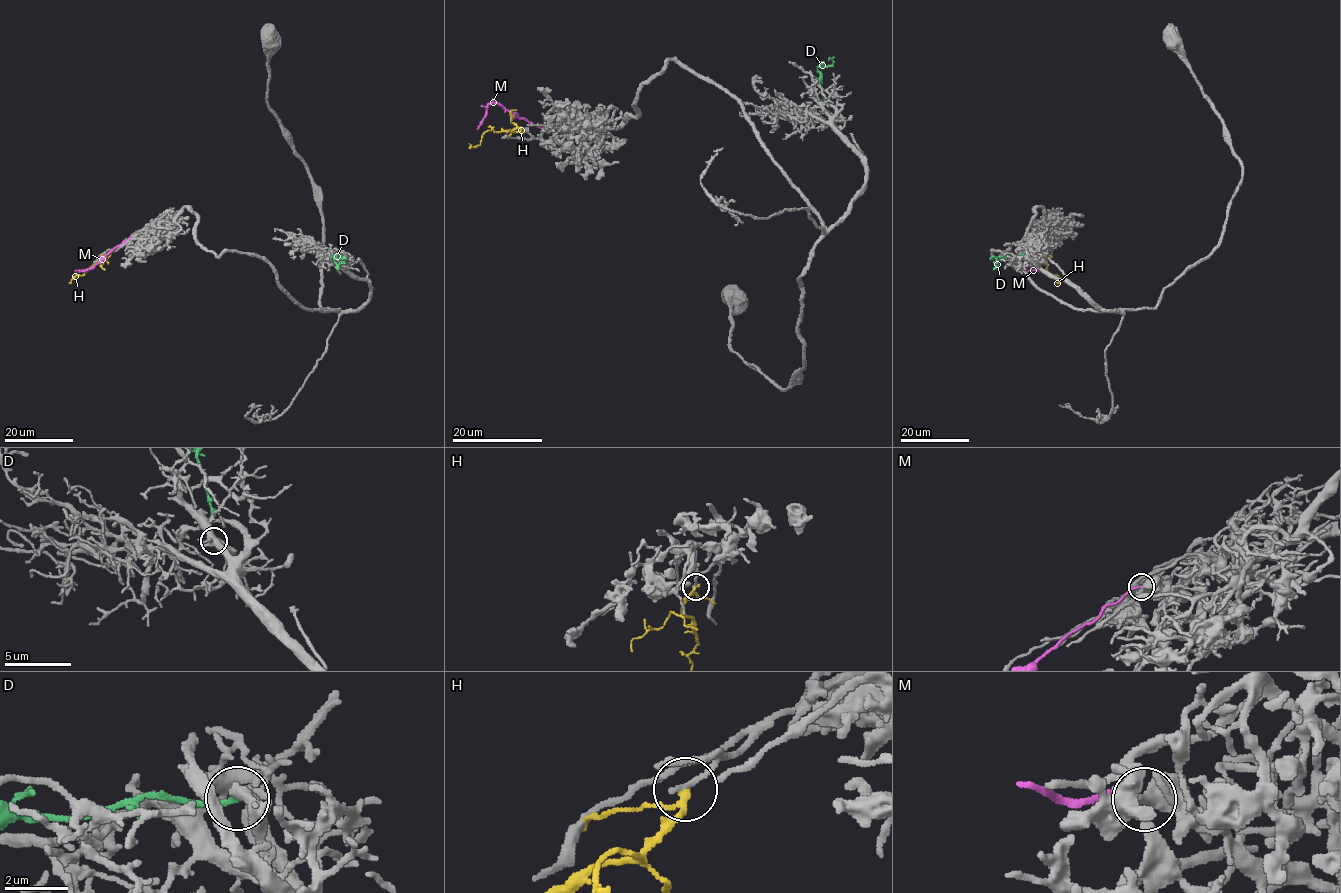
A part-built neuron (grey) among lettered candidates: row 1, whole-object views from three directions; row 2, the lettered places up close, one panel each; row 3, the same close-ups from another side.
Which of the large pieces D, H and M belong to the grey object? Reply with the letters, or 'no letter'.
no letter

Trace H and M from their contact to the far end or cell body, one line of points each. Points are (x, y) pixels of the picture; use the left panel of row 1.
H: (110, 252), (69, 282)
M: (133, 236), (90, 268), (75, 271)

